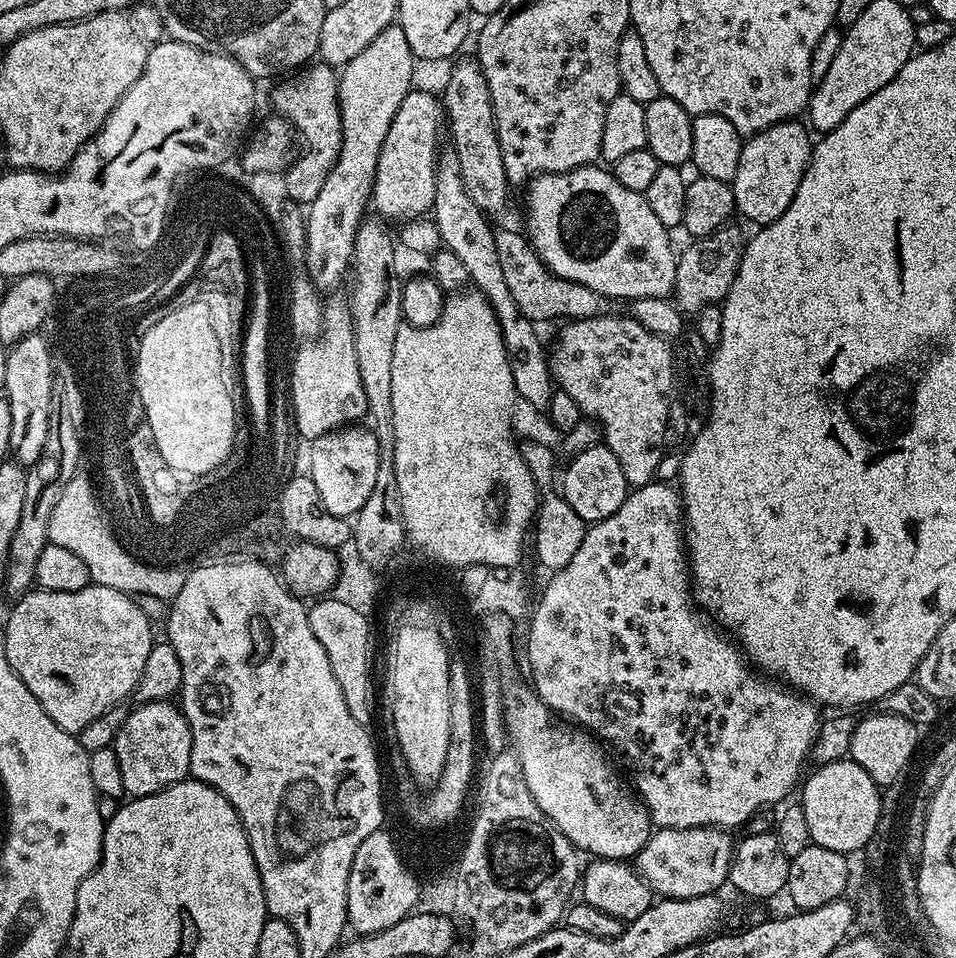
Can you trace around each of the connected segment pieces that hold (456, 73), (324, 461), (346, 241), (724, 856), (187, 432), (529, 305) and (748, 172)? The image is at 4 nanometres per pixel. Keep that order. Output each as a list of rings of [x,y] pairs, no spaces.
[[[469,58],[453,66],[444,84],[442,103],[447,127],[452,127],[450,147],[458,154],[458,170],[462,170],[466,194],[470,194],[470,198],[474,198],[474,206],[486,214],[502,211],[508,204],[510,185],[502,158],[502,146],[498,142],[490,86],[486,86],[486,78],[475,59]]]
[[[345,426],[319,436],[311,441],[312,453],[308,456],[307,471],[314,486],[318,486],[318,498],[322,498],[322,506],[326,506],[330,514],[345,518],[355,517],[362,510],[377,481],[378,438],[371,427],[356,427],[360,426]]]
[[[393,22],[350,62],[339,69],[339,97],[342,122],[341,152],[337,162],[326,175],[322,190],[307,205],[308,220],[303,221],[304,247],[302,255],[308,259],[306,273],[318,290],[336,288],[340,279],[350,272],[352,251],[359,226],[370,208],[372,187],[378,166],[378,154],[402,98],[413,91],[412,75],[418,61],[402,34],[399,23]]]
[[[656,828],[646,846],[635,856],[634,867],[657,897],[681,900],[711,896],[728,884],[734,851],[734,840],[728,836],[731,835],[719,828]]]
[[[199,299],[192,308],[180,308],[146,330],[141,337],[135,373],[136,390],[141,395],[158,450],[175,473],[188,478],[217,468],[237,443],[234,403],[230,392],[224,392],[224,384],[220,384],[220,352],[216,352],[216,336],[212,336],[214,316],[204,304],[205,301]]]
[[[506,228],[494,230],[494,244],[497,247],[498,262],[505,275],[506,286],[522,311],[524,317],[532,323],[542,324],[546,320],[562,318],[564,320],[581,320],[584,317],[605,315],[610,305],[609,299],[586,286],[563,280],[551,273],[539,258],[527,235]]]
[[[795,119],[784,120],[762,130],[757,136],[747,137],[741,143],[738,174],[734,174],[730,183],[734,190],[737,213],[753,220],[756,226],[774,222],[784,213],[802,182],[804,171],[808,169],[814,140],[808,137],[807,127],[804,129],[796,123],[800,122]]]

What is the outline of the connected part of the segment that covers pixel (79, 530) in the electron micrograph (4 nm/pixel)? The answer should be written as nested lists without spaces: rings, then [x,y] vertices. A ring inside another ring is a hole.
[[[66,482],[66,490],[62,492],[57,504],[54,505],[54,514],[50,514],[48,543],[62,546],[64,549],[72,551],[77,558],[82,558],[82,562],[86,562],[86,570],[90,570],[92,583],[110,586],[110,590],[124,592],[130,597],[138,594],[157,595],[158,598],[167,602],[171,602],[178,594],[178,590],[182,590],[185,573],[176,566],[160,567],[157,572],[122,572],[122,558],[128,552],[120,545],[120,537],[116,535],[115,531],[107,530],[101,524],[100,516],[97,515],[96,507],[92,502],[91,492],[82,486],[82,482]]]

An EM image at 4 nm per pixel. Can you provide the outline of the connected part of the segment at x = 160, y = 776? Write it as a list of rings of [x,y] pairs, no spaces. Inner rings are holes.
[[[155,700],[149,704],[135,705],[129,711],[126,722],[122,722],[122,730],[118,730],[114,745],[118,754],[118,766],[122,766],[122,786],[125,793],[132,798],[149,796],[185,779],[189,775],[191,745],[192,731],[188,725],[188,719],[175,703]]]

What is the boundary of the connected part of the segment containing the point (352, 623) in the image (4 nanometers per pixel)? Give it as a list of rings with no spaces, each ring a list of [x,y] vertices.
[[[320,598],[313,604],[316,605],[308,608],[310,630],[314,630],[314,638],[322,642],[322,650],[326,650],[326,658],[330,658],[330,670],[334,670],[334,678],[338,678],[342,698],[346,698],[350,714],[354,714],[360,724],[371,725],[372,636],[368,633],[369,617],[333,598]]]

